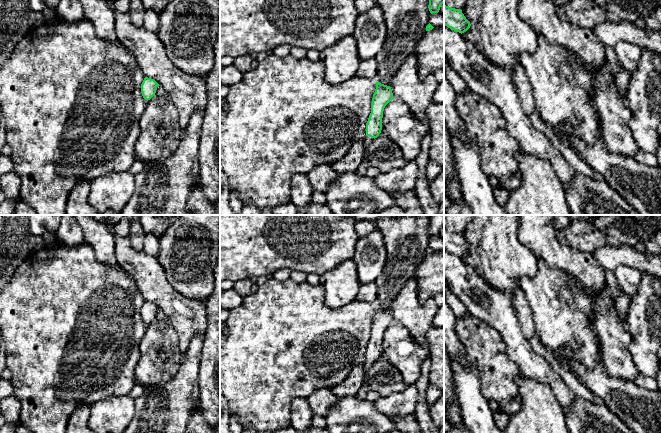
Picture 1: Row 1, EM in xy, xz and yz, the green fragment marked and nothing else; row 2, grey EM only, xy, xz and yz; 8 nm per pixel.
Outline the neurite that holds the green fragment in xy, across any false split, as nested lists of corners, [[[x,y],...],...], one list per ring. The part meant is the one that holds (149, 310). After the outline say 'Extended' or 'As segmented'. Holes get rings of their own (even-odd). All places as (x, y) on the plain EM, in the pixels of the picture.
[[[145,301],[141,308],[141,317],[145,324],[150,324],[156,317],[159,308],[151,302]]]. As segmented

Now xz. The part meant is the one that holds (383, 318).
[[[376,306],[376,313],[371,327],[371,337],[366,347],[366,360],[362,364],[365,379],[368,371],[381,357],[384,332],[393,323],[391,311]]]. Extended

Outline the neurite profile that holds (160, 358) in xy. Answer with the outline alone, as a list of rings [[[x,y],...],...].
[[[162,310],[147,325],[146,333],[139,345],[140,359],[135,368],[135,380],[145,387],[160,386],[168,382],[179,370],[183,354],[179,349],[178,334]]]

